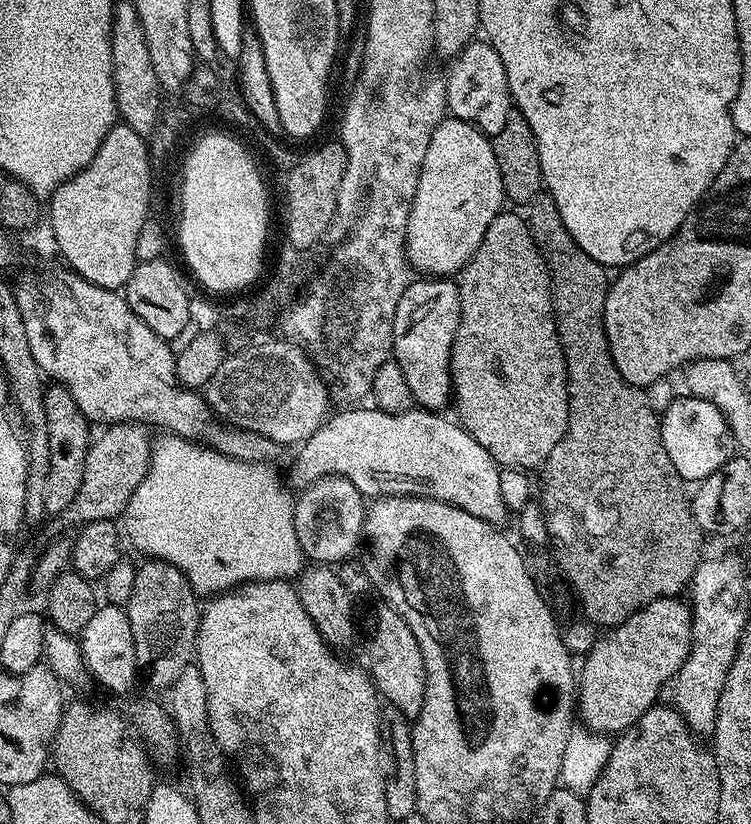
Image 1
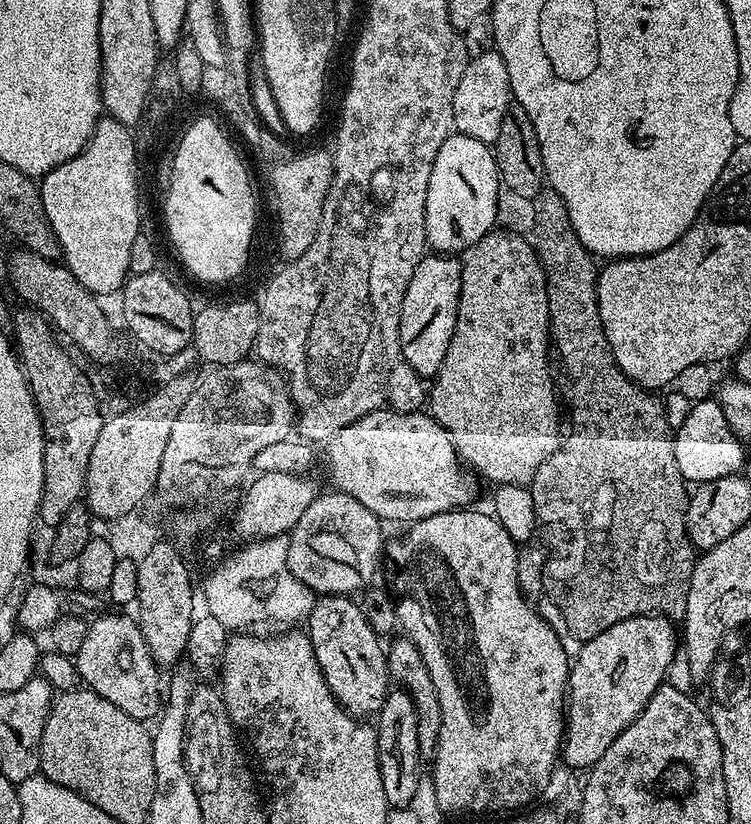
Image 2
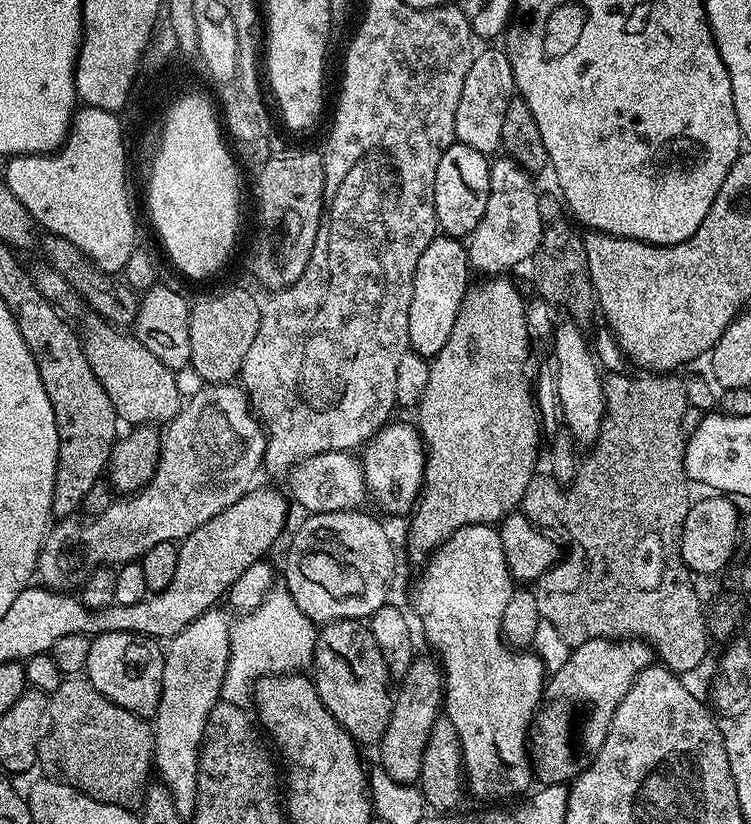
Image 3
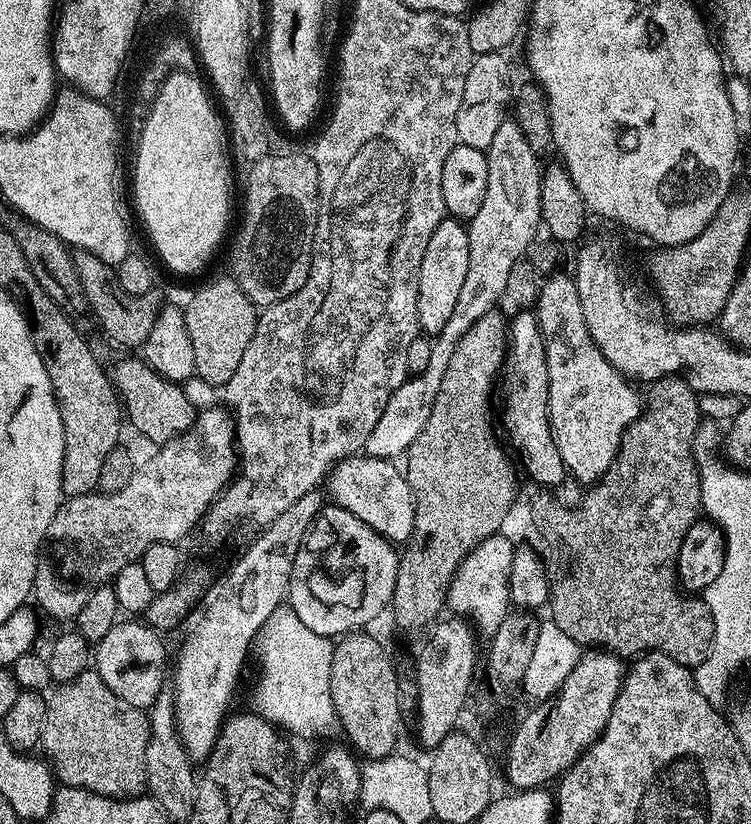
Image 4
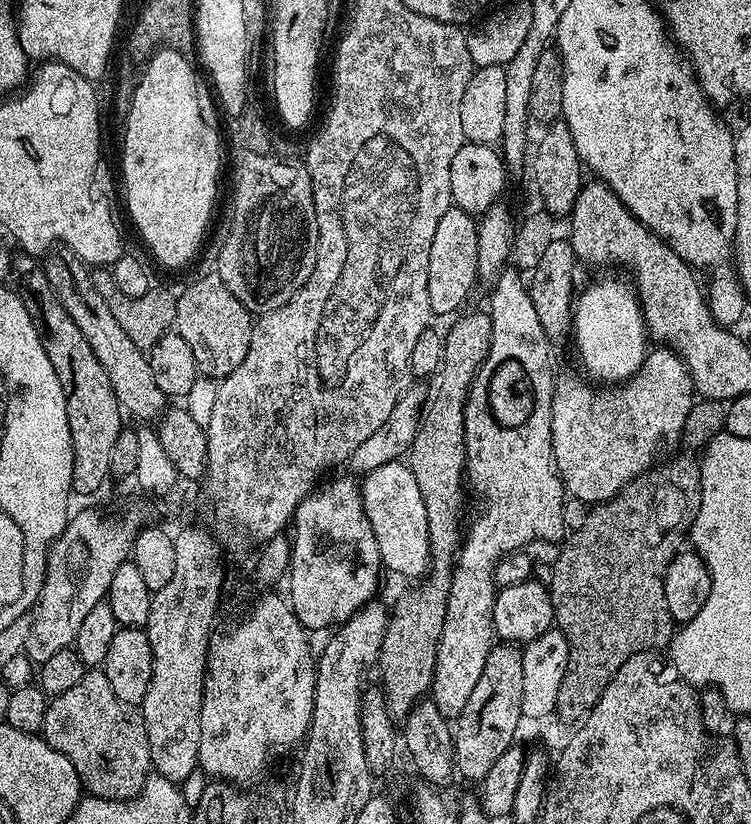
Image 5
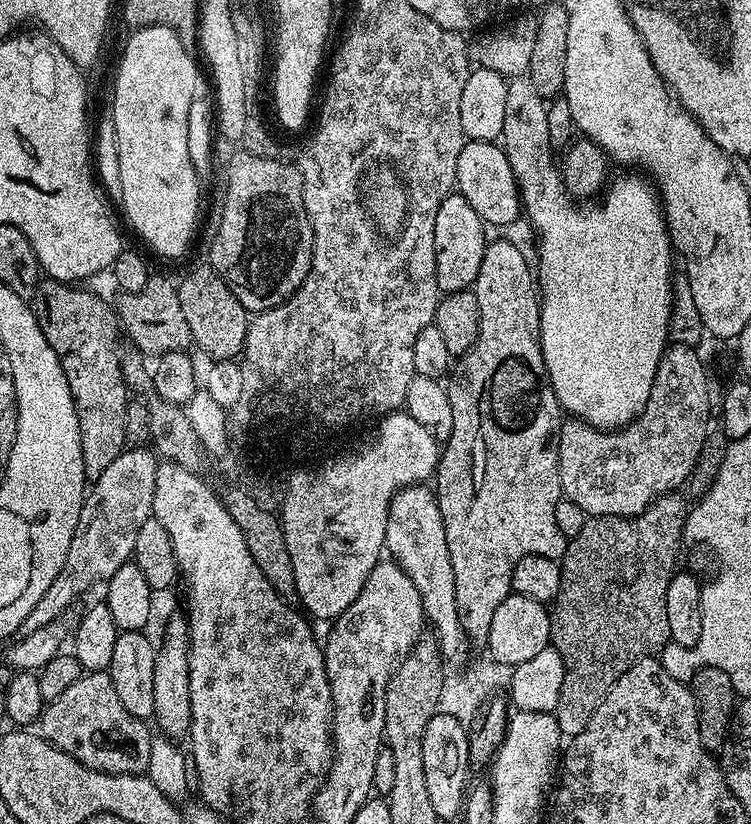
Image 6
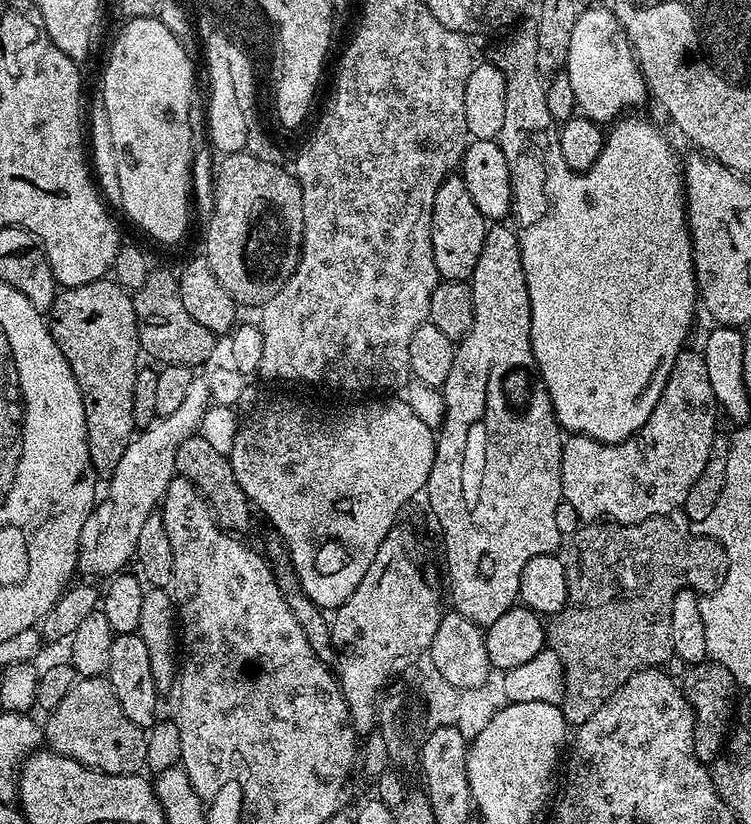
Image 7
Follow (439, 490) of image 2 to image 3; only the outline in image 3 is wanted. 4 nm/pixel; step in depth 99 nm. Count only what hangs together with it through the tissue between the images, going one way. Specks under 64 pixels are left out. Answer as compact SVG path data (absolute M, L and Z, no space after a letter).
M389 422L363 445L362 463L368 491L388 512L400 516L411 513L424 487L424 441L417 429L408 424Z

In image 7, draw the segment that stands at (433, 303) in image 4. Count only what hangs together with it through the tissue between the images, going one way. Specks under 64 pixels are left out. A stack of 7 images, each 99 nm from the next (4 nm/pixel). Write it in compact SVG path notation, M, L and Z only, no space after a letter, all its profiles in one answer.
M463 175L447 176L434 194L434 214L432 215L432 249L436 275L441 281L471 281L474 266L478 266L478 254L482 254L482 242L486 238L489 225L483 214L474 206L470 190L466 190Z

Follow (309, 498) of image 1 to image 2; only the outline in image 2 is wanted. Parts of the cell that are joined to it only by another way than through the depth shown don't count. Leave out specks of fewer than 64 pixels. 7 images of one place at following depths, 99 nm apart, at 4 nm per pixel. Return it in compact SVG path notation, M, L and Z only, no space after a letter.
M331 491L314 497L306 514L292 527L286 572L320 596L352 596L363 593L375 581L386 540L380 537L380 517L344 492Z

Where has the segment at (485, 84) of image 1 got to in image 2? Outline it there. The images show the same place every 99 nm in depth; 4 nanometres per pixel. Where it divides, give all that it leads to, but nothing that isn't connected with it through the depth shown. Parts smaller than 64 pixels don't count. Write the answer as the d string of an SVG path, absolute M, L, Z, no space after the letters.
M488 50L481 56L473 55L468 61L466 70L462 74L462 82L458 82L458 90L454 90L454 128L461 136L478 138L478 142L489 146L495 145L498 130L502 130L502 118L506 118L508 105L513 103L510 78L506 74L506 62L495 50Z

